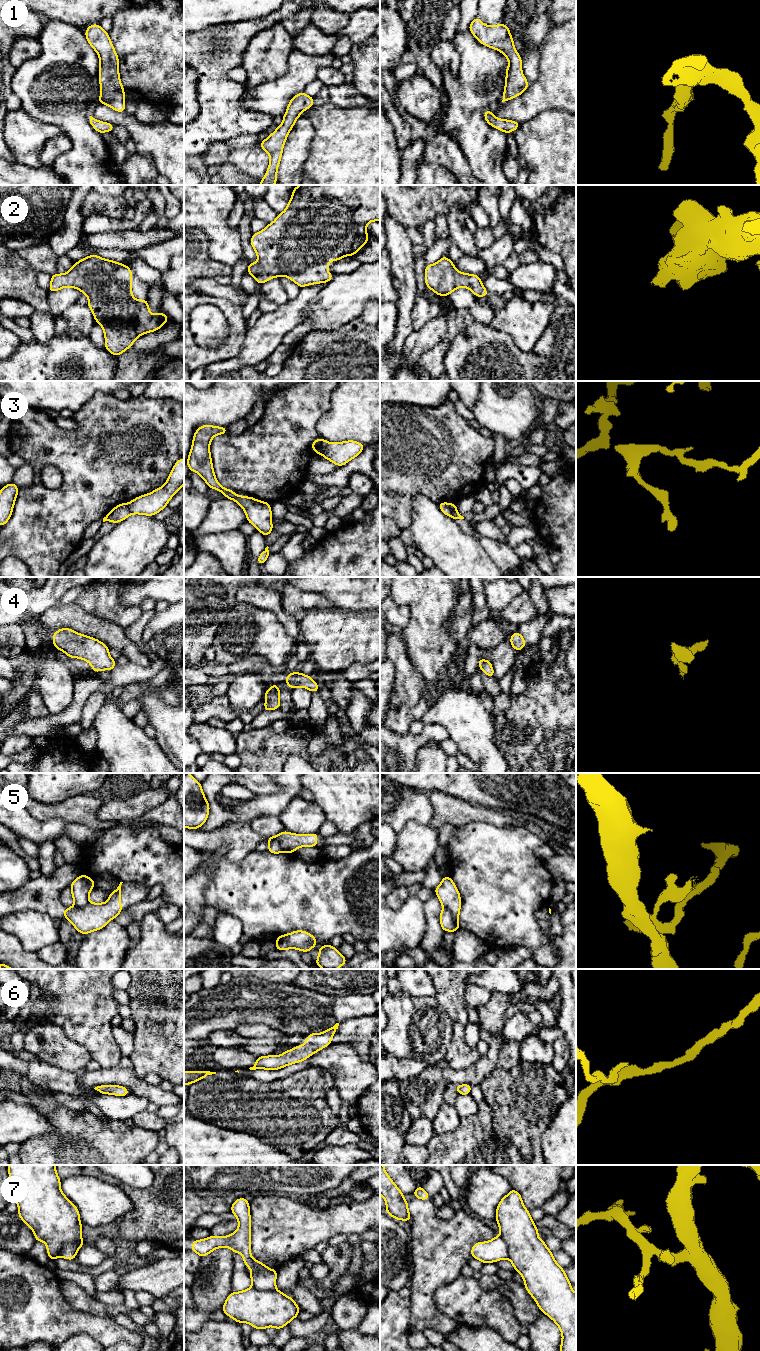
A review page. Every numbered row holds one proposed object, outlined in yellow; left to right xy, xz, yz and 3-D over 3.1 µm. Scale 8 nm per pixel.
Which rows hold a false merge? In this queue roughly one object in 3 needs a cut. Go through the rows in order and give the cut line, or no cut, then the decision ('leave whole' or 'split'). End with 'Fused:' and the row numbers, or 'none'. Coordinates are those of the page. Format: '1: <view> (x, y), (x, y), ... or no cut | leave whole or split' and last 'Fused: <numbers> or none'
1: no cut | leave whole
2: no cut | leave whole
3: yz (447, 503), (453, 517) | split
4: no cut | leave whole
5: yz (443, 906), (450, 911), (453, 922), (459, 927) | split
6: no cut | leave whole
7: xy (77, 1246), (65, 1244), (59, 1256) | split
Fused: 3, 5, 7

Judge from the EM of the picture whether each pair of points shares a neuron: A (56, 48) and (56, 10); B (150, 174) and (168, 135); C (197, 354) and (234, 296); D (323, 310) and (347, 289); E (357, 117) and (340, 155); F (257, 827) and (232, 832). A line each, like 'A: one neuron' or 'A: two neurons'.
A: two neurons
B: two neurons
C: two neurons
D: one neuron
E: one neuron
F: two neurons

